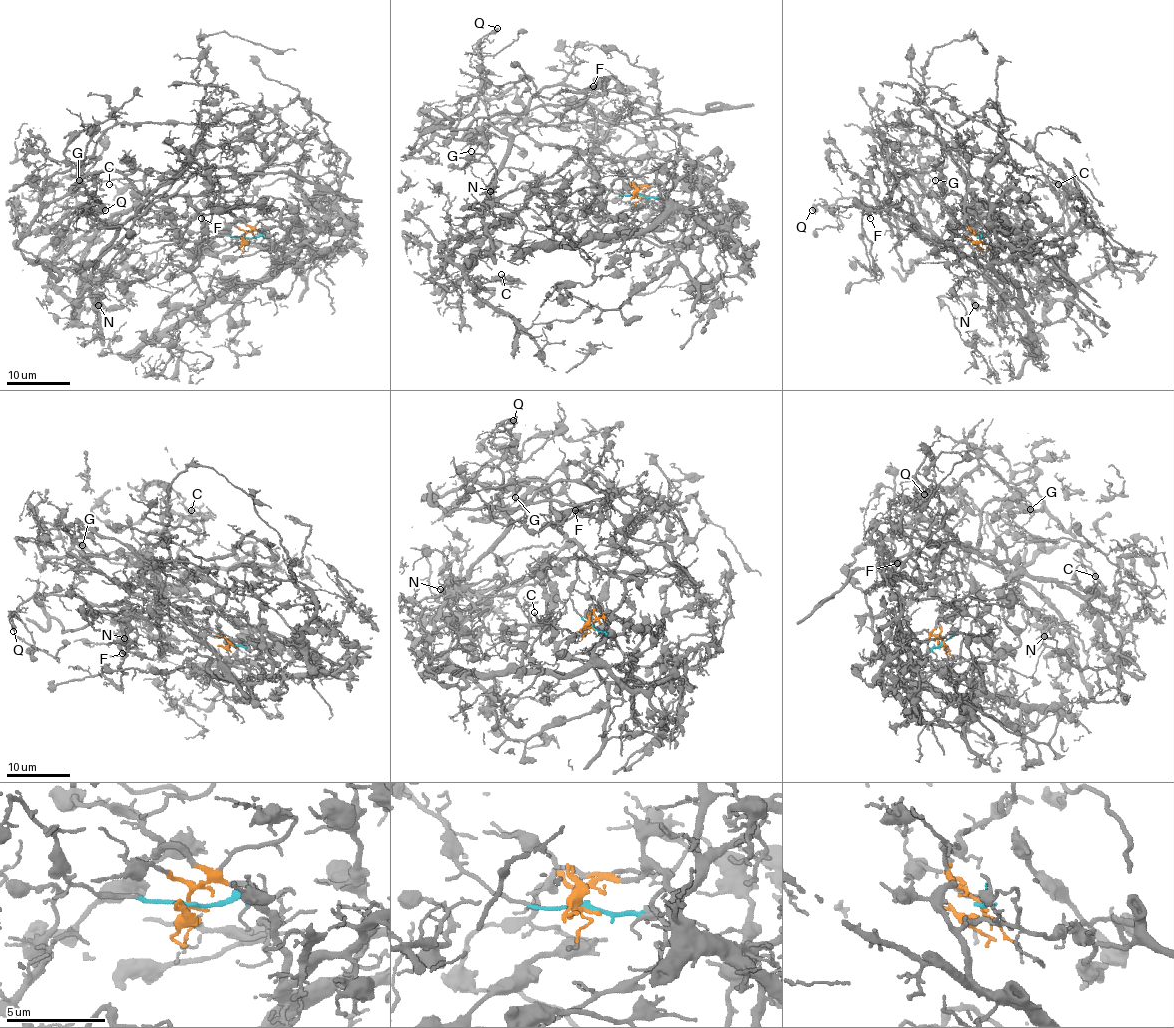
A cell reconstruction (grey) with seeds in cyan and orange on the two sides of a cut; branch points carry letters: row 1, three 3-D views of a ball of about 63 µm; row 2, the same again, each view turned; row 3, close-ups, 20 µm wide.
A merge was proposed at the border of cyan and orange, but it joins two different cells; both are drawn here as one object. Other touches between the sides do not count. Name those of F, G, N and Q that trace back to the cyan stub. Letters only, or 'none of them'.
G

